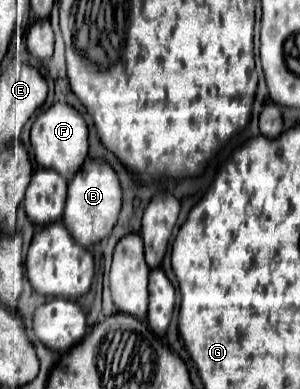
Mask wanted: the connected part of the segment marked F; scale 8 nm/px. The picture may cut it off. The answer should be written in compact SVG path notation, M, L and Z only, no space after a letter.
M56 102L48 110L40 112L36 122L32 124L32 150L40 168L56 170L62 178L72 180L74 174L82 168L88 154L88 128L84 118L68 104Z

